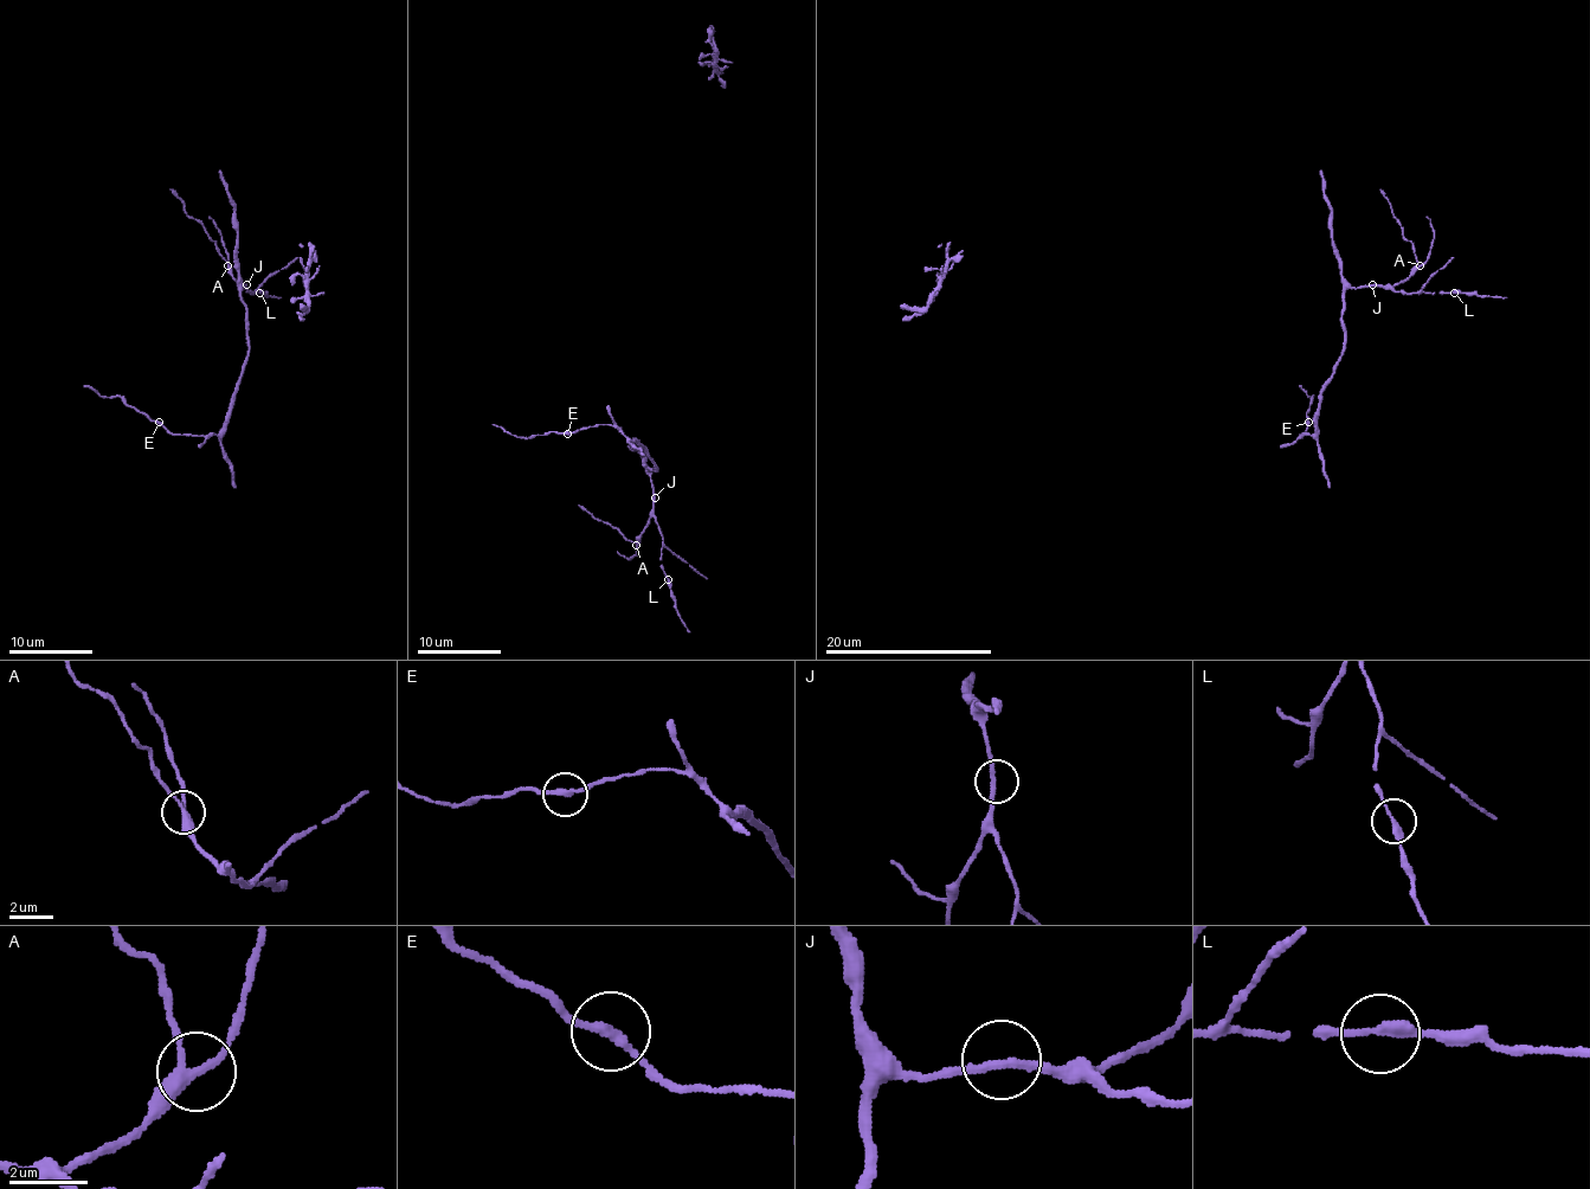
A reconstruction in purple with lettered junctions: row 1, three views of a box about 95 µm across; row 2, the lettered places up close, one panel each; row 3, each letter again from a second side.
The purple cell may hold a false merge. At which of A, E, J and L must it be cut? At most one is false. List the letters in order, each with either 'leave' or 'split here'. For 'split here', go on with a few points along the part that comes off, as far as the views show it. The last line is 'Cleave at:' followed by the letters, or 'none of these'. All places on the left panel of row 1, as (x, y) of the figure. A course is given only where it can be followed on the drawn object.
A: leave
E: leave
J: leave
L: leave
Cleave at: none of these

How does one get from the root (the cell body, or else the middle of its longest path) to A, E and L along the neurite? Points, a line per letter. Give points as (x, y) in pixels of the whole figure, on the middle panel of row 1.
A: (647, 452), (644, 463), (654, 489), (654, 516), (636, 545)
E: (647, 452), (644, 463), (655, 470), (655, 463), (638, 443), (632, 443), (607, 424), (567, 435)
L: (647, 452), (644, 463), (654, 489), (654, 518), (662, 535), (662, 569), (668, 579)

